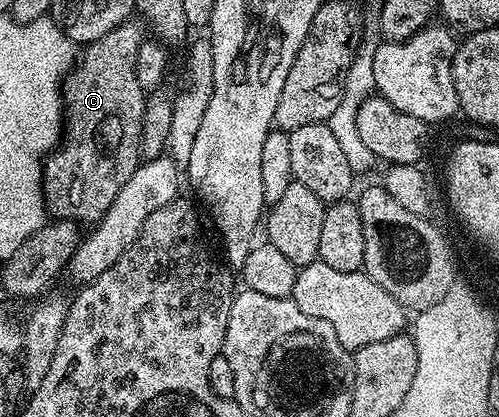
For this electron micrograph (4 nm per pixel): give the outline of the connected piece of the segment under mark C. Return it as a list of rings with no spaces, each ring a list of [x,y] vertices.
[[[128,20],[122,22],[117,28],[113,28],[113,32],[105,32],[105,36],[101,36],[101,40],[93,40],[86,43],[82,47],[81,53],[78,55],[77,61],[71,67],[70,72],[66,74],[61,83],[61,97],[63,99],[63,109],[65,111],[65,133],[58,146],[47,155],[43,164],[43,197],[47,200],[48,211],[56,219],[69,218],[76,224],[94,224],[105,216],[105,212],[113,204],[113,200],[117,200],[117,192],[121,192],[121,184],[125,184],[125,180],[129,180],[129,176],[133,176],[133,172],[137,169],[141,161],[139,149],[141,148],[141,124],[145,116],[145,108],[147,107],[148,95],[141,88],[141,84],[137,80],[137,48],[145,41],[144,23],[137,20]]]

